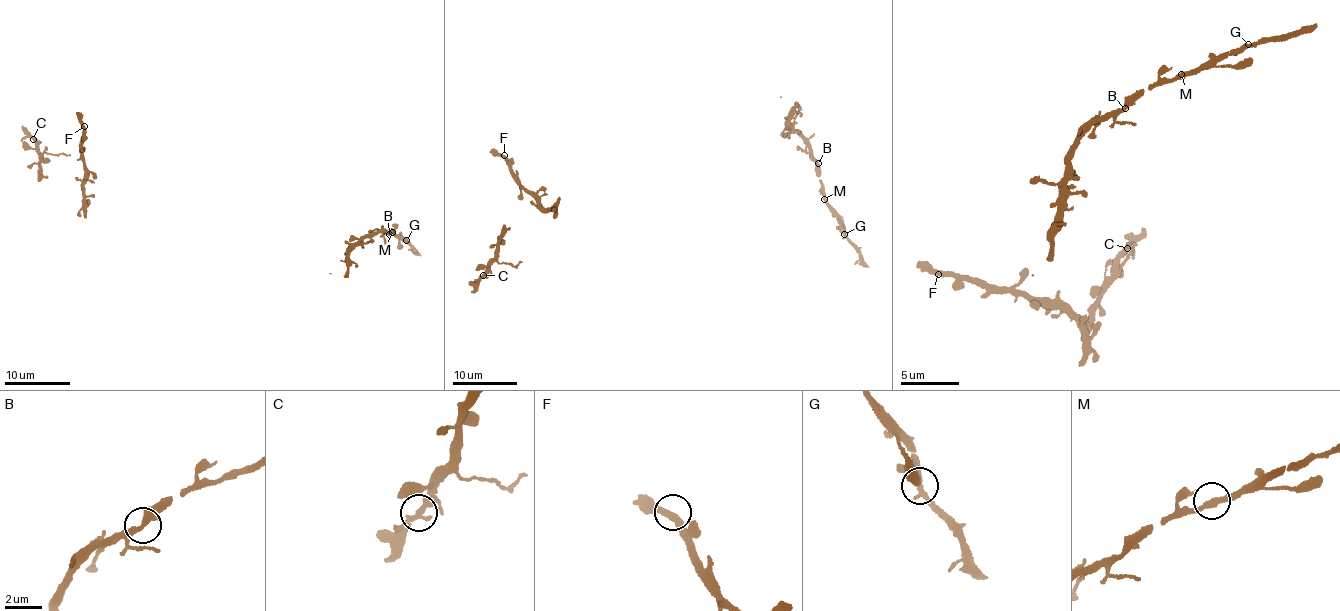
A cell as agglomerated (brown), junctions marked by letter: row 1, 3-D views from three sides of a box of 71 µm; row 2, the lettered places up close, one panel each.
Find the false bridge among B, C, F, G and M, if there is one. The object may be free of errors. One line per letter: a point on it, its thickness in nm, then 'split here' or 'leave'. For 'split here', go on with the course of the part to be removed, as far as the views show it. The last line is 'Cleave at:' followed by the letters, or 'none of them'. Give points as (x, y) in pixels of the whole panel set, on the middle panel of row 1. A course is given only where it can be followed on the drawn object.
B: (818, 163) | 380 nm | leave
C: (483, 275) | 340 nm | leave
F: (504, 155) | 360 nm | leave
G: (844, 234) | 320 nm | leave
M: (824, 199) | 320 nm | leave
Cleave at: none of them

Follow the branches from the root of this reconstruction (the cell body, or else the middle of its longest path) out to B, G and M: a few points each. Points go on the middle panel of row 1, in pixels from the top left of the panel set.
B: (781, 135), (791, 127), (799, 132), (806, 138), (817, 163)
G: (781, 135), (791, 127), (806, 138), (823, 192), (837, 212), (844, 234)
M: (781, 135), (791, 127), (806, 138), (816, 164), (824, 199)

